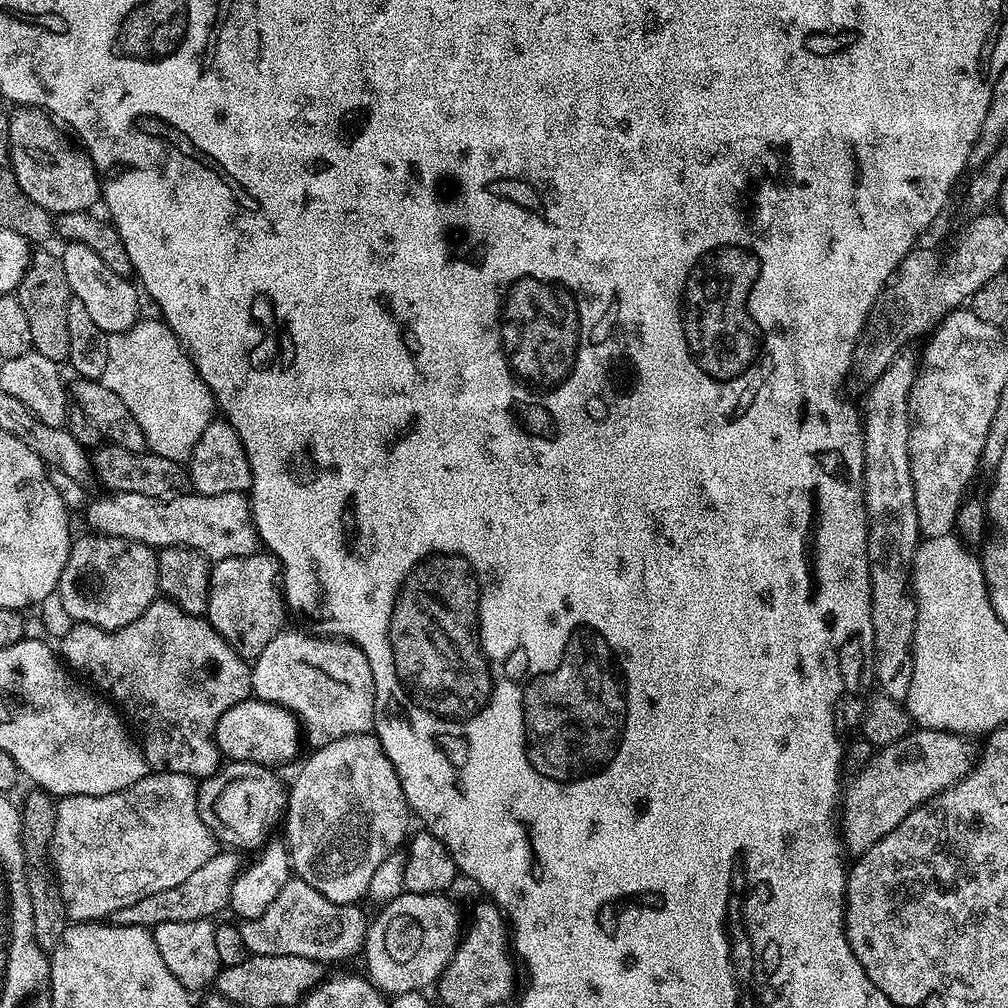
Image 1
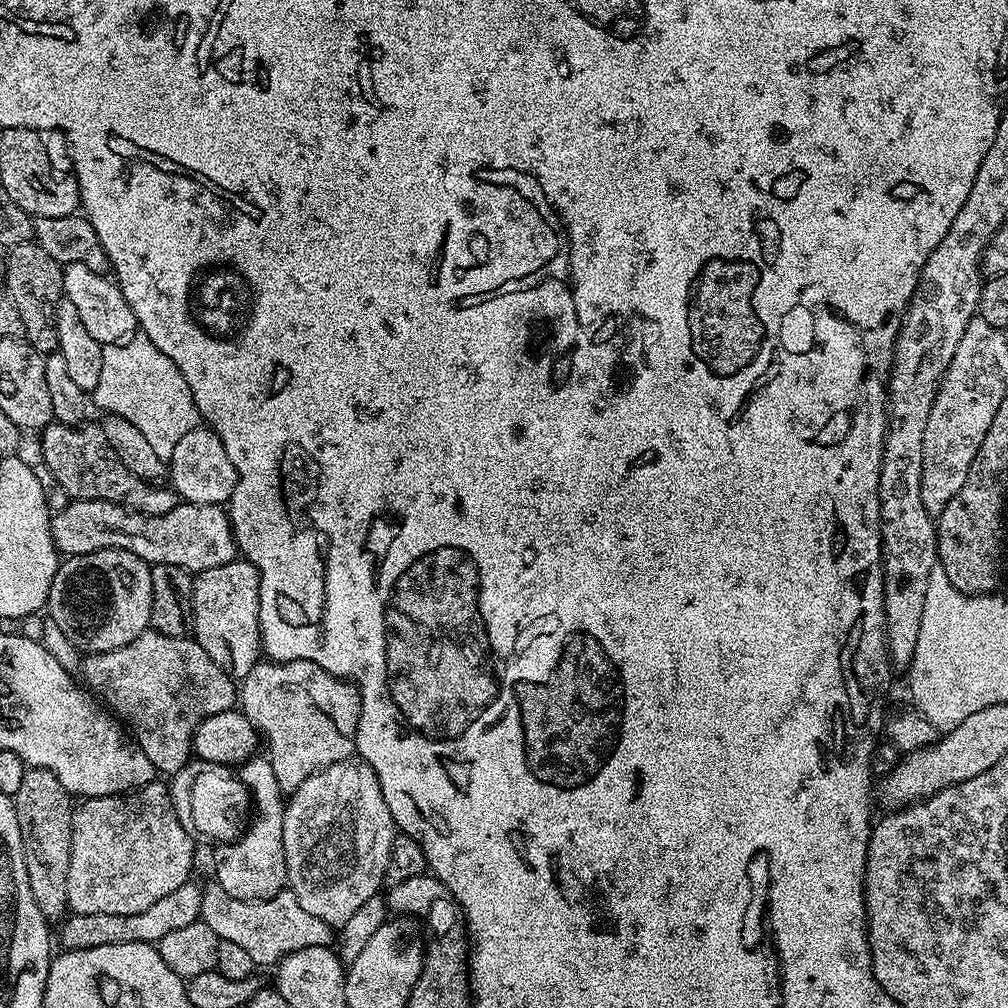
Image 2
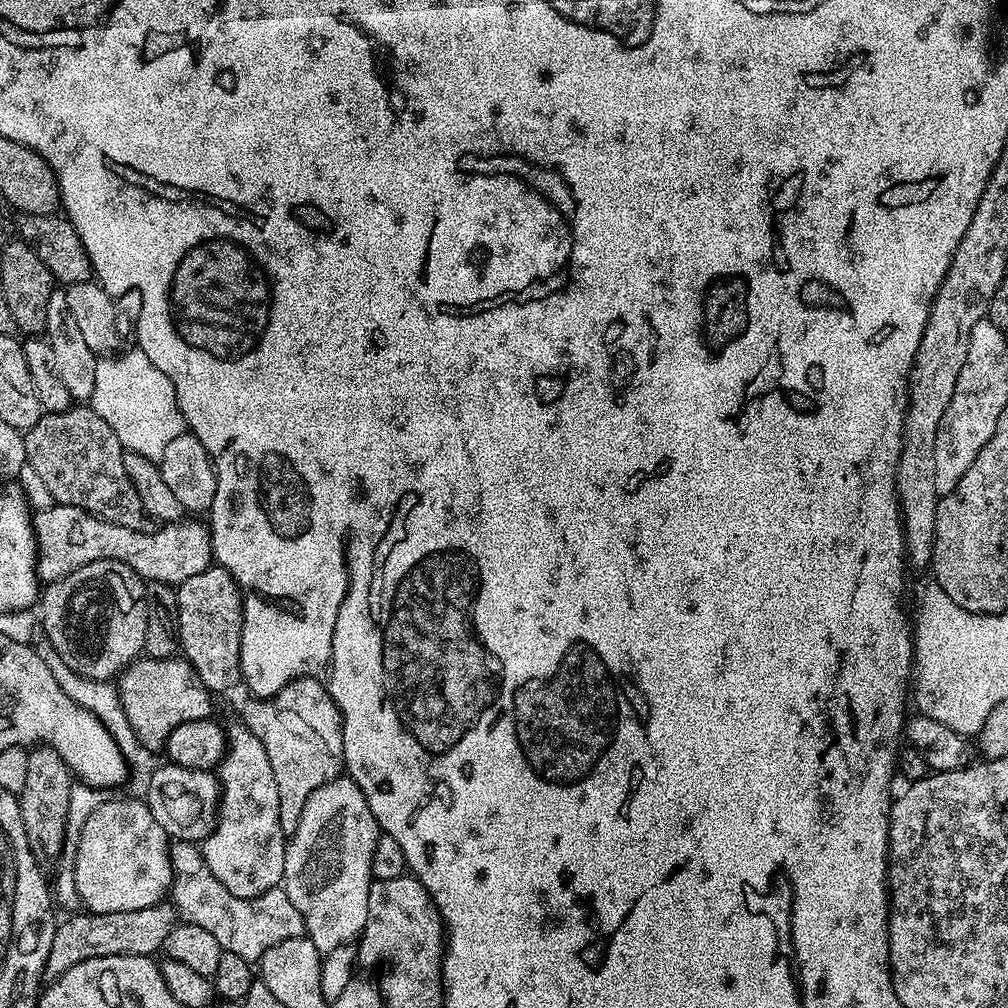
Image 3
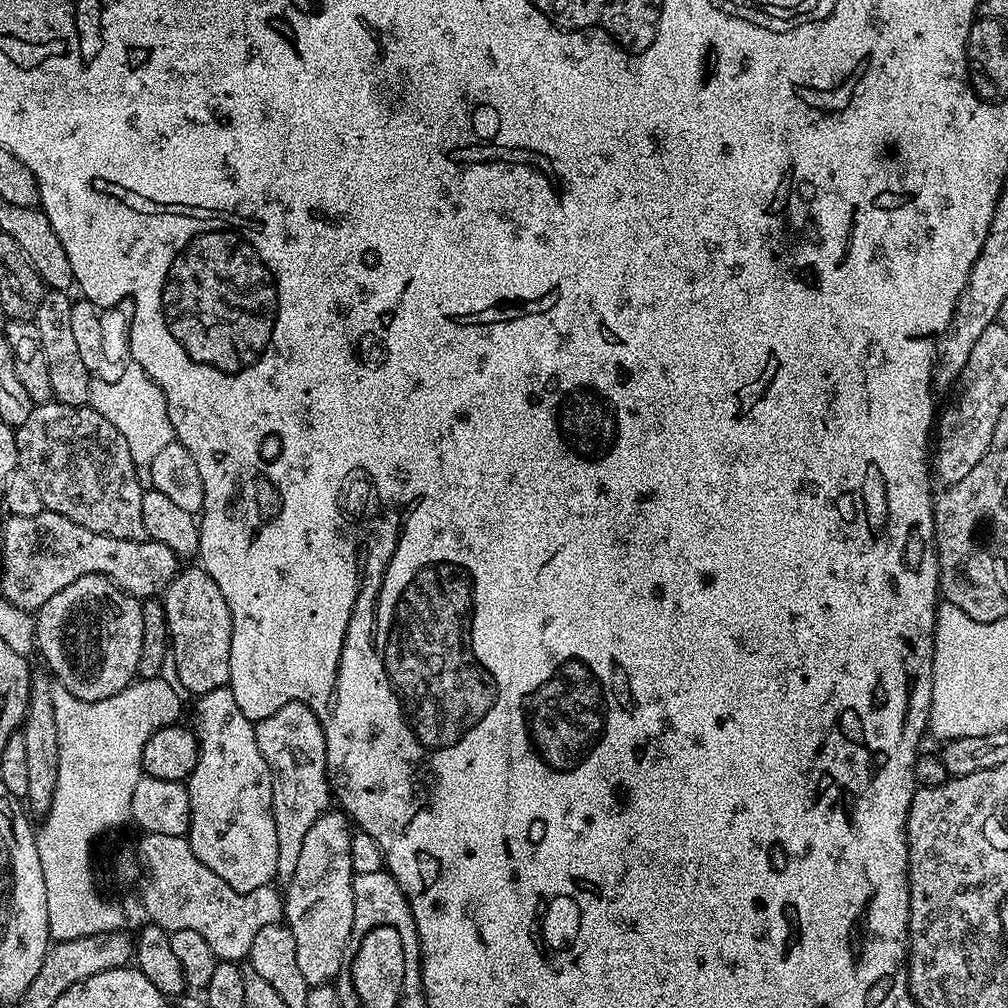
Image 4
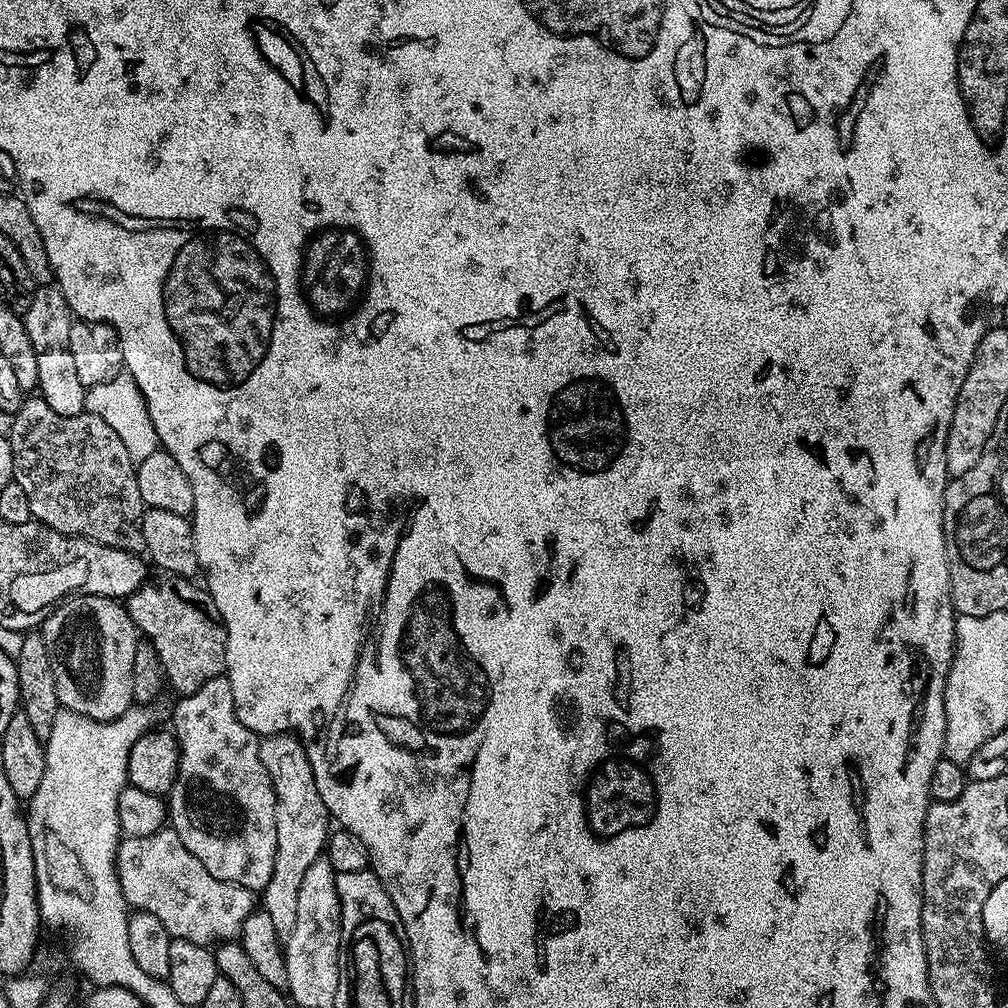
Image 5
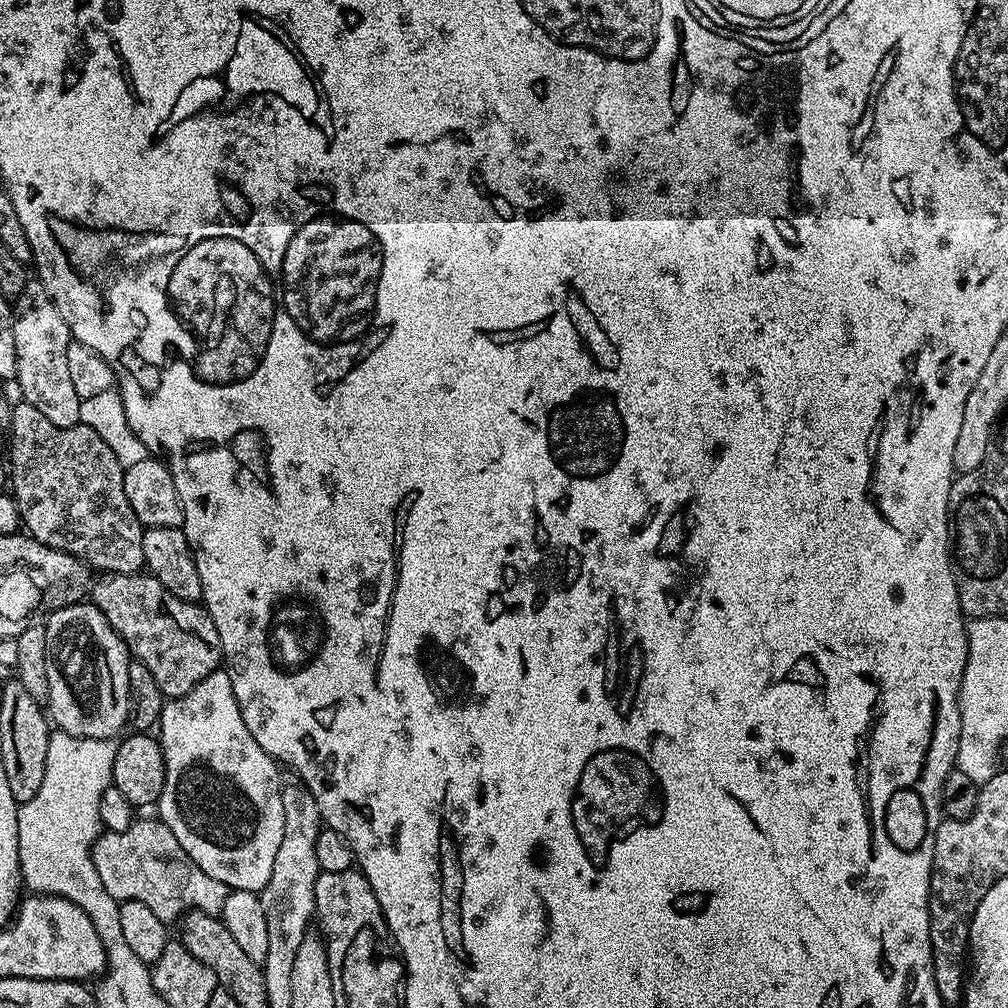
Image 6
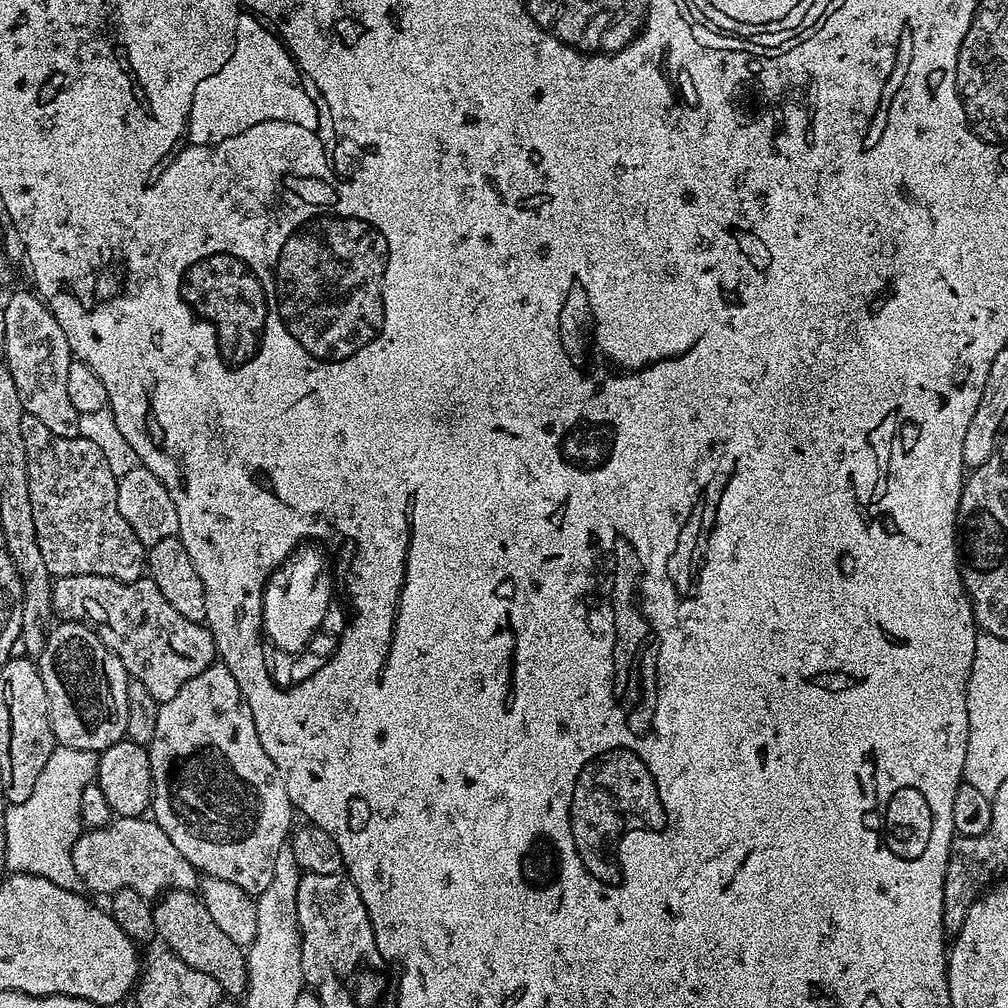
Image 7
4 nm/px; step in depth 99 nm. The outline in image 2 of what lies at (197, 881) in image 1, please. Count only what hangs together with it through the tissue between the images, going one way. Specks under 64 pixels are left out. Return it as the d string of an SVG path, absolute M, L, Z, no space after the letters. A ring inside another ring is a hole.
M189 882L178 886L178 890L170 890L166 898L158 898L158 902L146 906L146 910L138 910L138 914L72 914L59 925L60 940L65 949L93 948L118 942L156 944L171 931L197 923L200 920L200 903L203 897L201 885Z

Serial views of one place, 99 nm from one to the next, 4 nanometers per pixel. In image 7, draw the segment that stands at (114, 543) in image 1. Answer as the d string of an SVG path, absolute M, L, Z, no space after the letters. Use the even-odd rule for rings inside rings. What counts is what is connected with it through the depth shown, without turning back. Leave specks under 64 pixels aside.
M64 620L57 623L48 633L44 653L38 657L38 667L42 674L42 682L46 686L48 713L57 745L99 754L114 746L114 742L125 739L128 717L126 690L130 677L120 659L109 652L106 645L100 641L95 628L79 620Z

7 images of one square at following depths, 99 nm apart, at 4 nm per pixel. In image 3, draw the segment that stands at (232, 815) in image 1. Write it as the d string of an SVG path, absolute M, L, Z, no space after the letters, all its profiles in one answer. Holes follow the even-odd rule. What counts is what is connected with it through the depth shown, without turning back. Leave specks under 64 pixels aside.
M164 762L161 768L153 770L152 777L148 780L146 802L150 806L150 814L158 818L158 826L162 826L162 830L173 841L202 842L216 826L221 791L215 771L194 770Z

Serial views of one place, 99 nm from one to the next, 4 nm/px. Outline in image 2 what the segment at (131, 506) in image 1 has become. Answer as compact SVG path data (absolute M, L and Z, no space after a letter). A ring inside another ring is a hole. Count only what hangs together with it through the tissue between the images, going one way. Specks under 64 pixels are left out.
M72 500L65 509L55 513L52 518L52 537L56 543L57 553L65 557L90 554L94 550L121 548L130 550L130 554L138 554L149 564L169 564L182 566L193 574L205 572L214 566L222 566L226 562L237 559L238 549L232 533L232 524L228 521L228 513L219 504L190 504L181 502L174 510L161 516L145 516L142 512L133 512L114 502L105 500Z

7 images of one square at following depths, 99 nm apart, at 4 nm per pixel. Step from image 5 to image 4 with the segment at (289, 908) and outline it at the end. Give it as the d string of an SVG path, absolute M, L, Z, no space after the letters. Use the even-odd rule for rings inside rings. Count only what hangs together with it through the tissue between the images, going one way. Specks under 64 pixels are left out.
M291 700L282 710L270 714L270 718L255 721L258 750L262 750L262 758L272 768L274 773L274 787L272 789L272 813L274 826L278 834L278 866L275 879L287 882L294 878L294 870L298 867L298 857L302 855L302 842L310 831L310 826L318 822L318 818L329 811L334 796L330 791L330 773L326 762L326 738L318 718L308 705L300 700Z

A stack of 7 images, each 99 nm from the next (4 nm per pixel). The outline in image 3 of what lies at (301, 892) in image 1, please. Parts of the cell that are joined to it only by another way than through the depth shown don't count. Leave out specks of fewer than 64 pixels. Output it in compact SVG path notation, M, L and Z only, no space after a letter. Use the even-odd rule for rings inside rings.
M177 840L168 849L172 863L172 887L170 903L176 915L185 924L202 926L214 934L218 946L230 954L249 962L259 962L270 946L284 942L286 938L305 935L302 914L294 910L294 902L285 894L283 887L266 890L266 894L249 900L238 898L210 874L201 849L191 840Z

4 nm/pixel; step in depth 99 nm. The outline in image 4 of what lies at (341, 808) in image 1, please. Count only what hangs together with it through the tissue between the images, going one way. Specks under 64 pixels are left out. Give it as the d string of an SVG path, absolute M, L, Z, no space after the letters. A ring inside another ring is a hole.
M340 810L324 812L302 842L302 855L298 857L298 867L294 870L294 878L287 881L288 896L283 897L283 919L288 929L294 934L294 950L298 970L302 970L302 978L310 986L327 984L335 981L343 964L348 943L351 942L352 929L355 926L354 916L354 873L350 862L350 842L354 835L353 825L349 817Z

